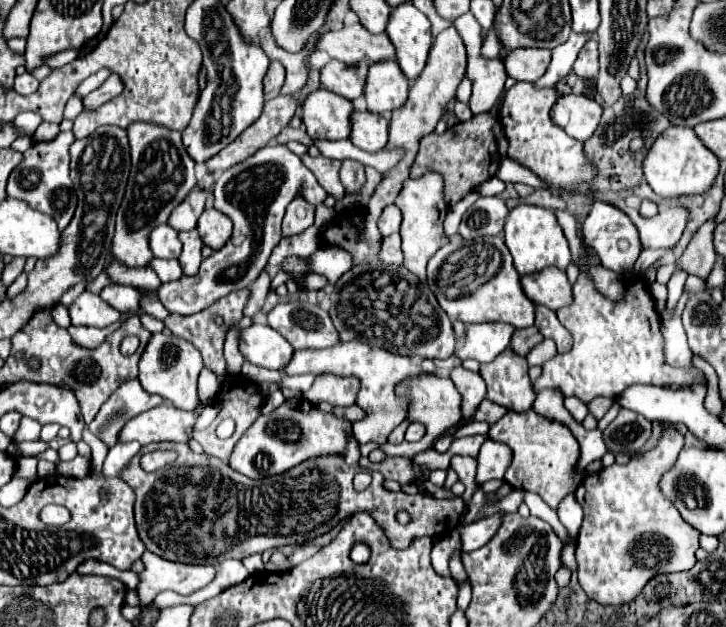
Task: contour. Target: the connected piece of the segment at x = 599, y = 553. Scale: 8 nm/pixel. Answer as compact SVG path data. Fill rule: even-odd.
M662 421L662 437L658 439L658 445L652 451L646 451L642 455L634 455L630 463L626 465L610 465L598 475L588 475L580 487L576 489L576 499L584 509L584 523L578 533L576 541L576 563L578 563L578 579L586 595L598 603L604 605L620 605L626 601L632 601L636 595L640 595L644 583L652 579L652 575L658 573L678 573L688 571L696 563L696 549L700 533L684 523L680 513L660 495L660 489L656 483L660 481L660 475L668 471L672 463L676 463L676 455L684 447L684 435L672 427L672 423Z

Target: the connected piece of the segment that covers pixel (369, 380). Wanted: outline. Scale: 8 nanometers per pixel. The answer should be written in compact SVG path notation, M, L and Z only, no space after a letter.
M348 341L348 343L338 343L328 349L300 349L294 351L290 363L282 369L286 375L302 375L302 373L334 373L334 375L356 375L362 381L362 387L356 397L356 404L362 407L368 417L354 421L352 431L360 443L386 443L388 435L392 433L394 427L398 427L406 415L408 415L408 397L406 395L396 395L396 385L416 377L422 373L420 363L414 363L410 357L394 355L388 353L380 347L368 347L364 343Z

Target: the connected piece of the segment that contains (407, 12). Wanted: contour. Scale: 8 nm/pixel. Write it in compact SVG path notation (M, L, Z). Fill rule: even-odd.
M402 3L392 9L386 35L396 47L396 61L404 75L412 81L424 69L426 55L432 47L432 33L428 17L412 3Z

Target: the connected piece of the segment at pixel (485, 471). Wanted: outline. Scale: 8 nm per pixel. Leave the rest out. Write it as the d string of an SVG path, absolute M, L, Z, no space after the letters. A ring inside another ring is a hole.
M488 439L482 445L476 459L478 459L476 483L482 485L484 481L490 479L504 479L504 471L508 469L508 463L512 463L512 453L508 451L506 445Z

